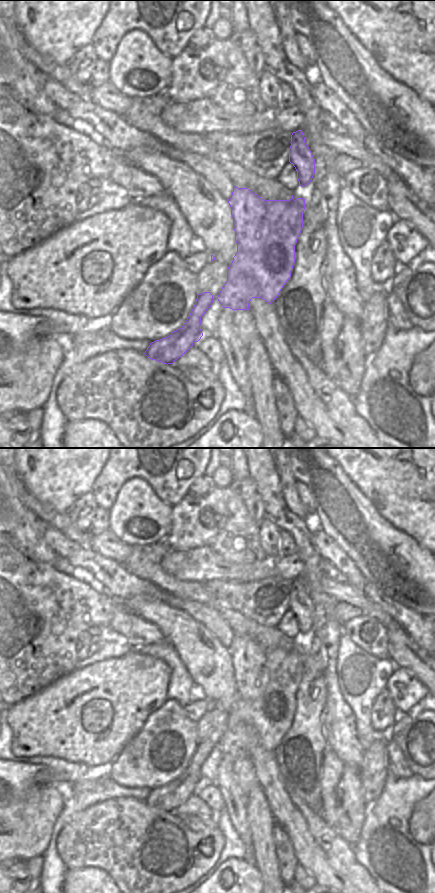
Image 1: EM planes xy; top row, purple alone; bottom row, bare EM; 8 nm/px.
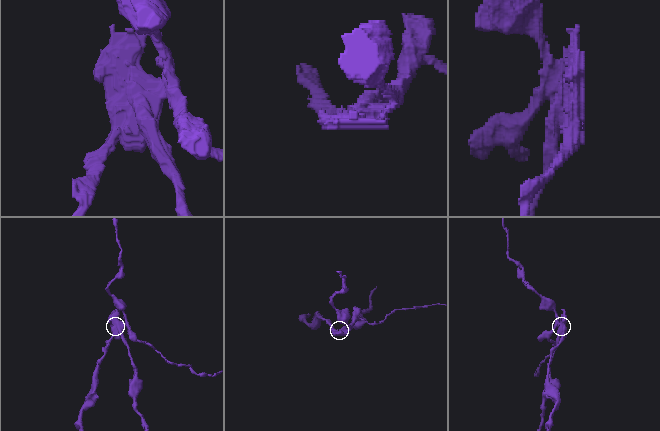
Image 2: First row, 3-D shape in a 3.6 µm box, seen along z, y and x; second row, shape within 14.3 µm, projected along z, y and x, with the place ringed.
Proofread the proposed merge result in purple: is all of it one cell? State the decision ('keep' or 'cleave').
cleave

